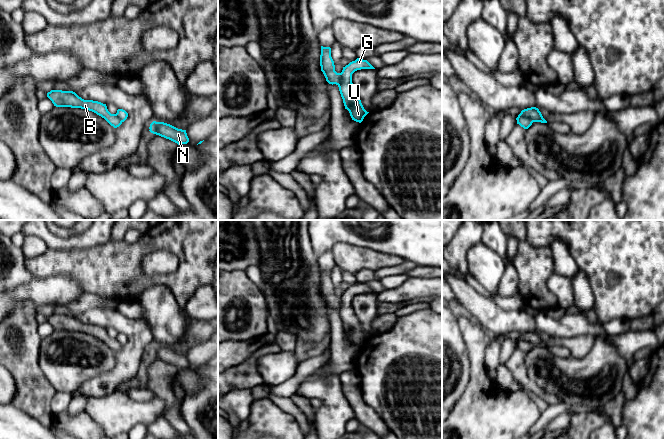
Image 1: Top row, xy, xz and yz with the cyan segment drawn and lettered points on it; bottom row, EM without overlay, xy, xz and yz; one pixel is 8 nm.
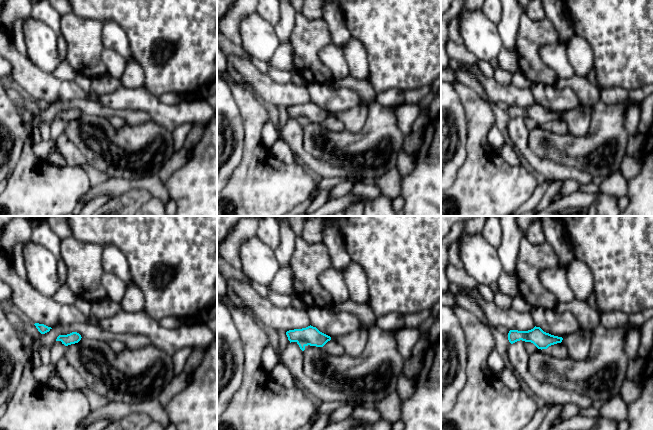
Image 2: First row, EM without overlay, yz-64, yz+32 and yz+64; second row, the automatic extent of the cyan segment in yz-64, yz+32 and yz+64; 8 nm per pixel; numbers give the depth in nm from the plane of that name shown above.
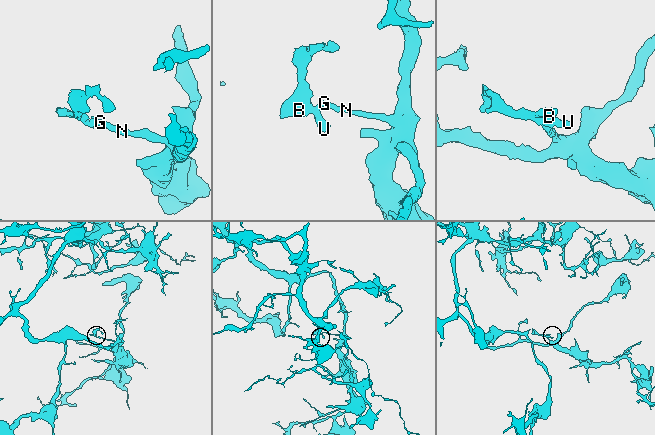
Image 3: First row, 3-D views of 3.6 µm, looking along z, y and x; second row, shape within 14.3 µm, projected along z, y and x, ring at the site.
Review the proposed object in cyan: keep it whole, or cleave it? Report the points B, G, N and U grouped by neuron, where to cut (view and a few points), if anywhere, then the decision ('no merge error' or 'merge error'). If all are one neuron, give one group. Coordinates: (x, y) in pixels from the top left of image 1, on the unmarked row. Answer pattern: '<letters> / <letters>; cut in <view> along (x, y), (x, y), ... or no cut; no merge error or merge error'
B / G N U; cut in yz along (517, 343), (528, 341), (532, 346); merge error

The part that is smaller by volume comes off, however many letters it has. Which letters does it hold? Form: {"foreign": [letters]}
{"foreign": ["B"]}

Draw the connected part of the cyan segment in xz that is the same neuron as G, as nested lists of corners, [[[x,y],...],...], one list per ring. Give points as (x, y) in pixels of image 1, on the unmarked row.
[[[357,282],[343,291],[341,298],[341,306],[339,307],[339,315],[343,323],[345,333],[350,337],[352,344],[361,347],[367,336],[357,319],[352,307],[352,298],[361,293],[375,293],[367,284]]]

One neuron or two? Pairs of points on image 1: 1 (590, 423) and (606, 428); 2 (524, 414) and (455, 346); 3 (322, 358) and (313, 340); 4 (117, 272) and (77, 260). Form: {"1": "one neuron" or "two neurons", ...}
{"1": "two neurons", "2": "two neurons", "3": "two neurons", "4": "one neuron"}

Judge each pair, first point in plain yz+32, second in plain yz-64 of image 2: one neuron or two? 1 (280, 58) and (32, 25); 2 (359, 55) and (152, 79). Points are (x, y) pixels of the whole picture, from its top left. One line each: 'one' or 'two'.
1: two
2: two

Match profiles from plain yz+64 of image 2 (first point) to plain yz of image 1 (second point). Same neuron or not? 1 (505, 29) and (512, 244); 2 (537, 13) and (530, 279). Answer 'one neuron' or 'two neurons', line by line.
1: one neuron
2: two neurons

